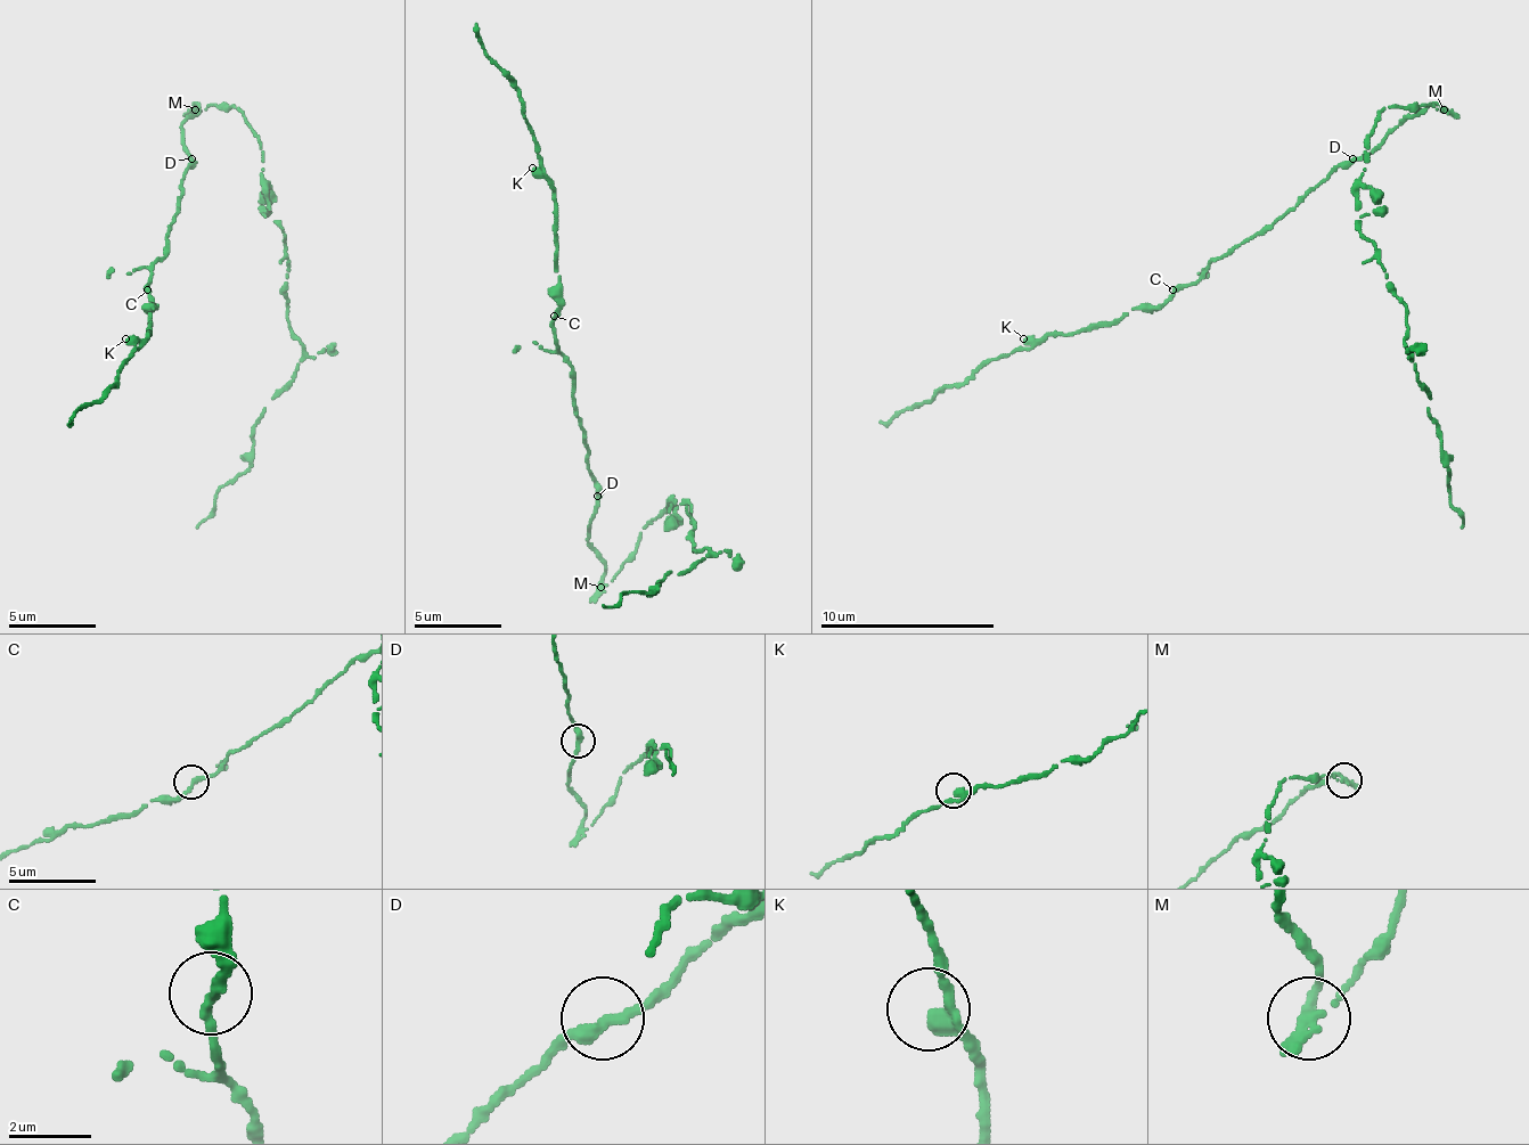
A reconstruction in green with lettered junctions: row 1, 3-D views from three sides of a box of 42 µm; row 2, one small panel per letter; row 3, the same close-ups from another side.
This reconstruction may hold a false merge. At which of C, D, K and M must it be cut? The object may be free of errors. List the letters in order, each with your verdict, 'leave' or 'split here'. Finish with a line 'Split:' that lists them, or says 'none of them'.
C: leave
D: leave
K: leave
M: split here
Split: M

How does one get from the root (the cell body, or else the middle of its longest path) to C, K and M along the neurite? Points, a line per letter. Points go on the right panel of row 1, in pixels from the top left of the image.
C: (1391, 132), (1374, 149), (1348, 163), (1339, 163), (1282, 215), (1220, 255), (1194, 281), (1172, 289)
K: (1391, 132), (1374, 149), (1339, 163), (1159, 308), (1133, 308), (1071, 334), (1023, 338)
M: (1391, 132), (1431, 106), (1445, 111)

